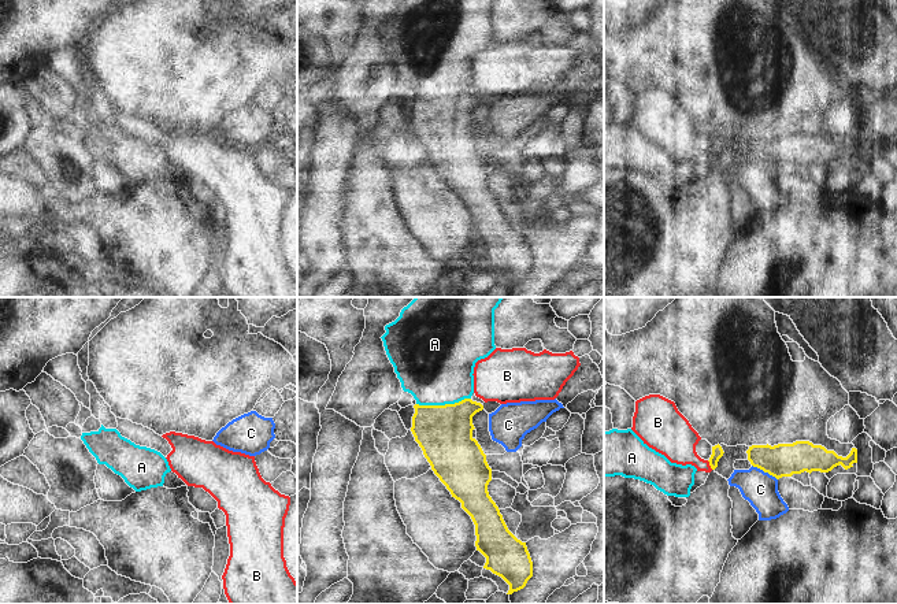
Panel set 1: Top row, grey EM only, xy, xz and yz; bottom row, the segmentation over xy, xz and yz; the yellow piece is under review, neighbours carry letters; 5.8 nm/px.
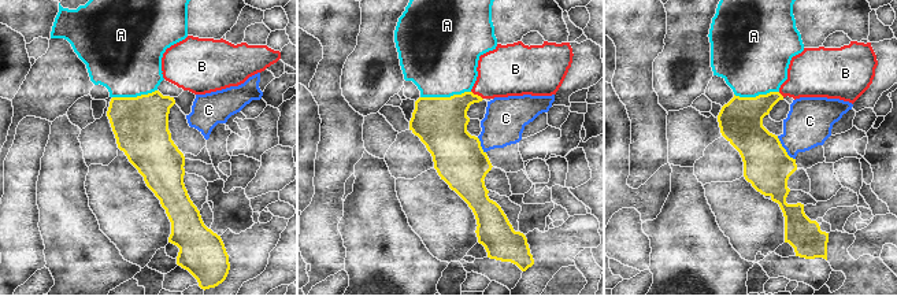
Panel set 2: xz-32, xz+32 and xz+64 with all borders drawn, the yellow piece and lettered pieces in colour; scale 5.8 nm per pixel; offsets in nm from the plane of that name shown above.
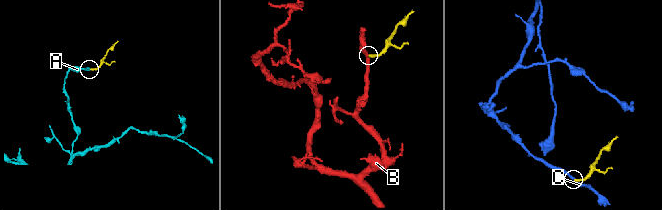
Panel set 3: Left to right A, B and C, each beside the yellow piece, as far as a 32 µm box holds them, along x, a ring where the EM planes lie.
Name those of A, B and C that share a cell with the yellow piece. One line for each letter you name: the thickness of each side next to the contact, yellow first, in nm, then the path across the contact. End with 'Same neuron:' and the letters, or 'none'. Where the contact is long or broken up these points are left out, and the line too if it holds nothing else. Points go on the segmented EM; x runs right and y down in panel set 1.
A: 320/440 nm | across xz (444, 433), (443, 406), (436, 365)
Same neuron: A

